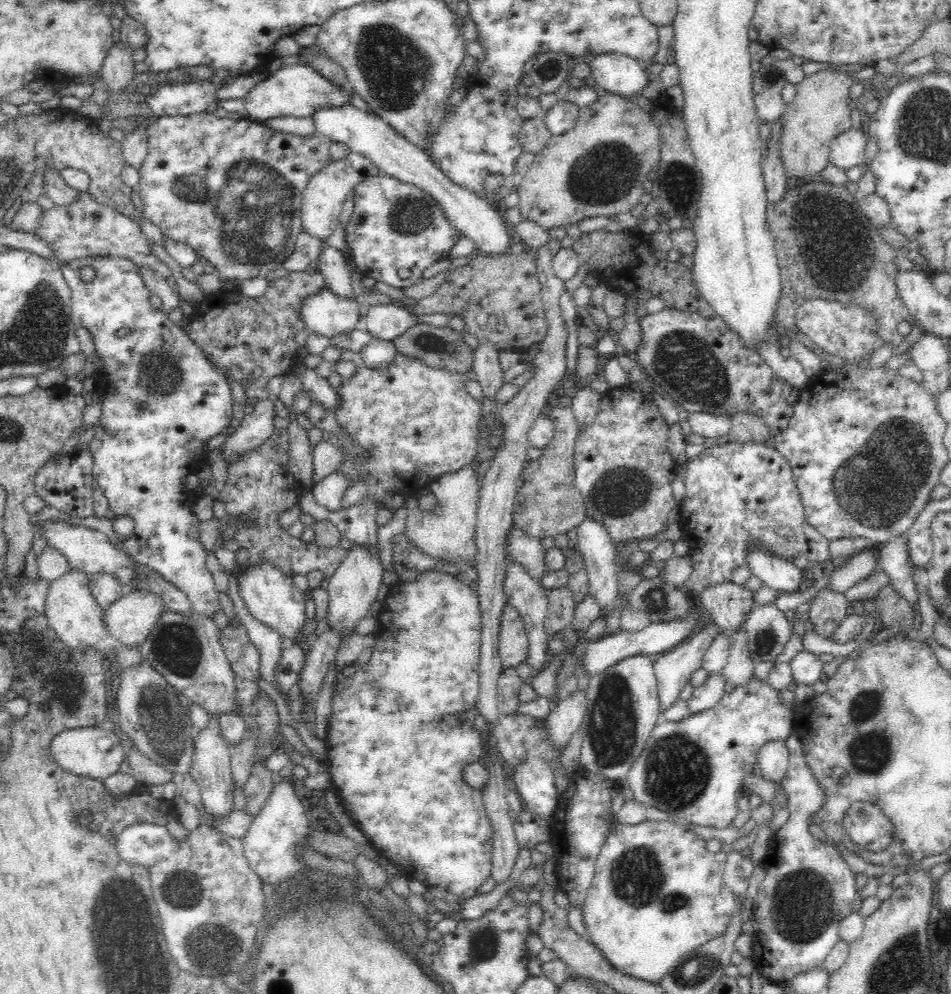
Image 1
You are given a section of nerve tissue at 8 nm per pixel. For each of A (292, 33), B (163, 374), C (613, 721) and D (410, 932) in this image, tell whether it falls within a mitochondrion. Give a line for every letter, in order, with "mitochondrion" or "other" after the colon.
A: other
B: mitochondrion
C: mitochondrion
D: other

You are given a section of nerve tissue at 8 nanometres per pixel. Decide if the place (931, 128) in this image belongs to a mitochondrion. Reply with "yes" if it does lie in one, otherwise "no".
yes

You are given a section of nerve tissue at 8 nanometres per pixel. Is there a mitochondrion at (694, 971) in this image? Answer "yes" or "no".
yes

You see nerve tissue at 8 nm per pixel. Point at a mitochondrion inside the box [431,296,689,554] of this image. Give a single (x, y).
(622, 489)

